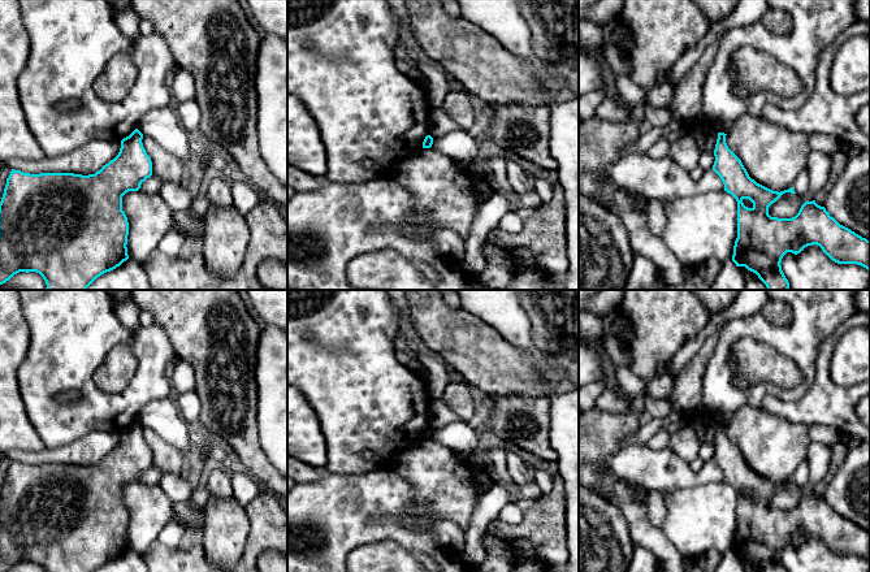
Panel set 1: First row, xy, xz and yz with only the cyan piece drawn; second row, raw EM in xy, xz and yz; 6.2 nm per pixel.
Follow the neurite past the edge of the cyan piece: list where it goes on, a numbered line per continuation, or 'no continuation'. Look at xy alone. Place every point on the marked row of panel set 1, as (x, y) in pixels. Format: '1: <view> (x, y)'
no continuation

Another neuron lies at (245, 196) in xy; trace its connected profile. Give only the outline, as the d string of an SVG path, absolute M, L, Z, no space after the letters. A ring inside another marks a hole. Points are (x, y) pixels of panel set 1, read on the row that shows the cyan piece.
M244 178L230 181L234 207L246 216L260 203L257 190Z

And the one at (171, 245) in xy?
M172 228L159 243L157 250L169 256L179 255L183 240L183 235L177 229Z

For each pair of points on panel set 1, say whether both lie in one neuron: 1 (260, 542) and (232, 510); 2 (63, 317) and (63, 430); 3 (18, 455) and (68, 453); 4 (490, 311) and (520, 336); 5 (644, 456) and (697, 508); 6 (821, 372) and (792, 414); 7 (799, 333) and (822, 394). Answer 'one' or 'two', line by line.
1: two
2: one
3: one
4: one
5: two
6: one
7: two

